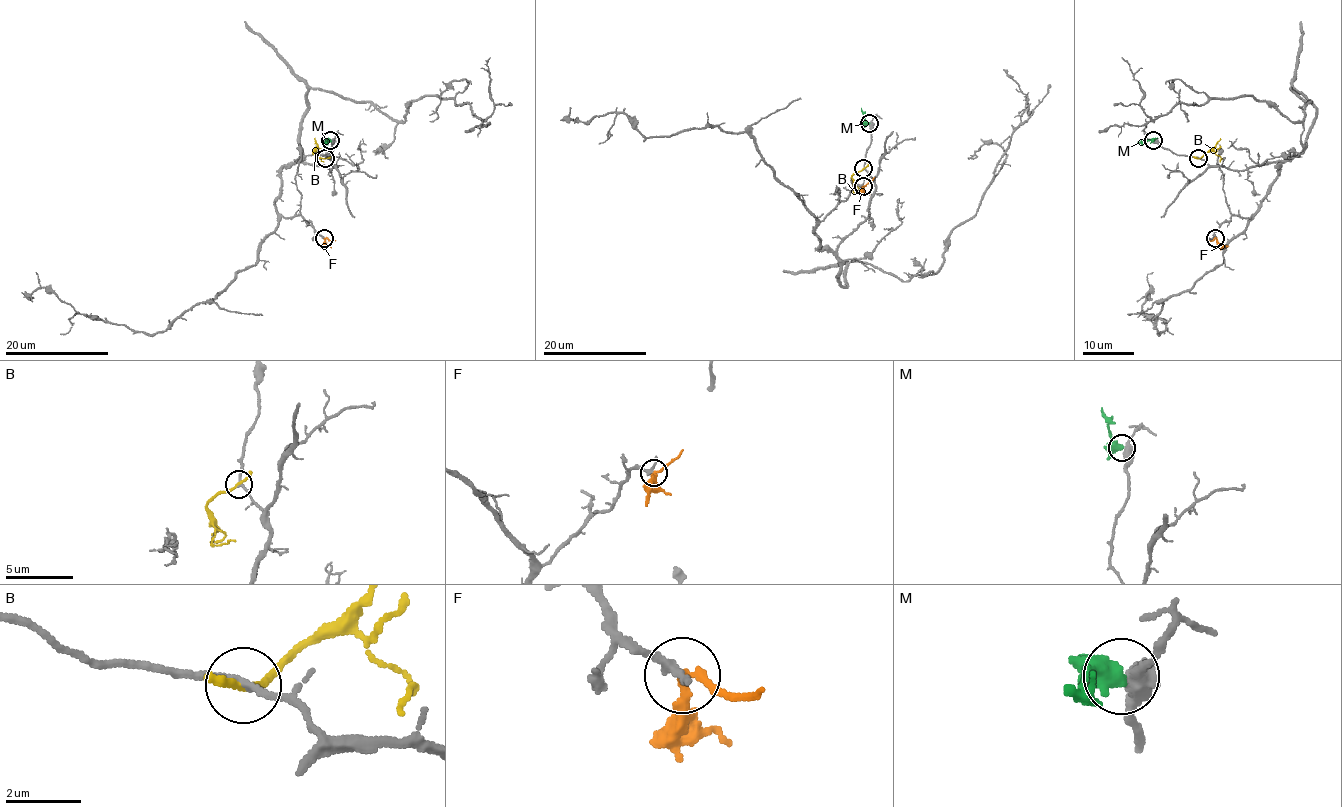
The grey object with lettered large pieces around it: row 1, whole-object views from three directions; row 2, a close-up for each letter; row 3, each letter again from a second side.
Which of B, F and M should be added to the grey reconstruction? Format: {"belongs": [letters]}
{"belongs": ["F"]}

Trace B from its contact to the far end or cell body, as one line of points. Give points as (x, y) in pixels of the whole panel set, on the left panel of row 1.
B: (325, 158), (313, 152), (316, 158), (323, 162)

